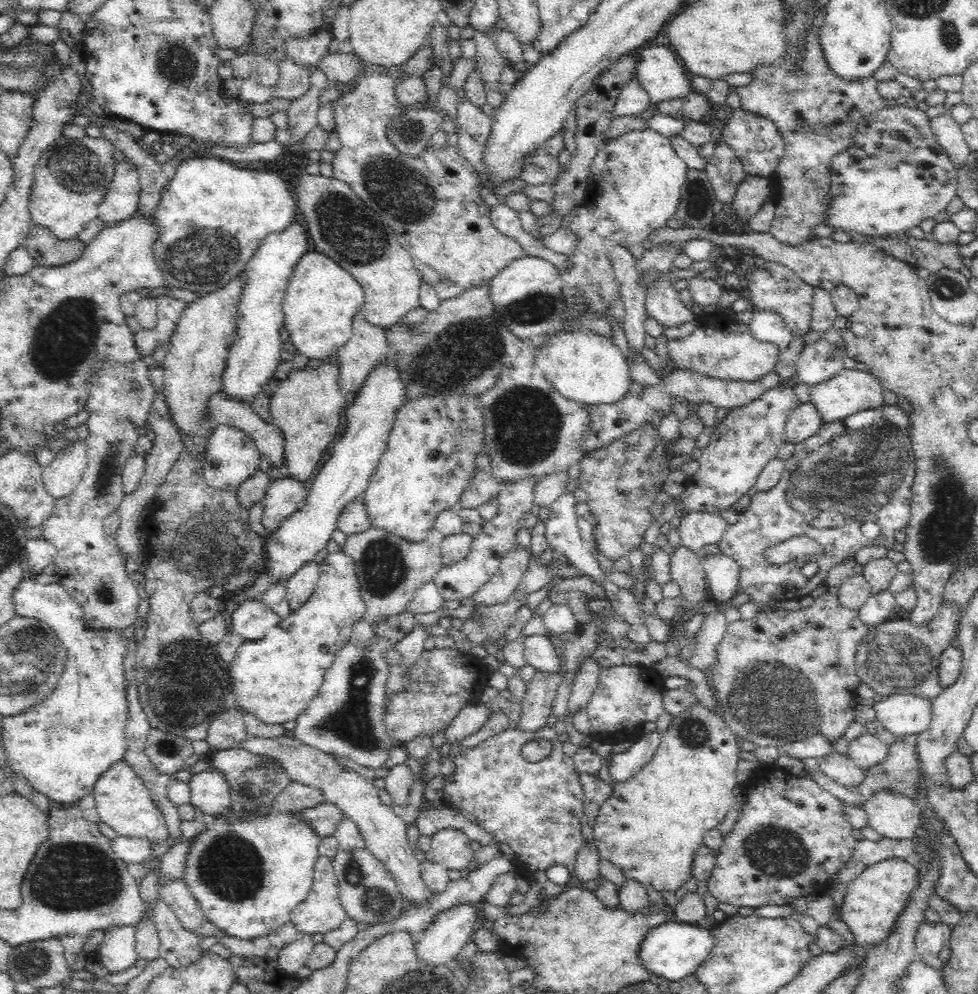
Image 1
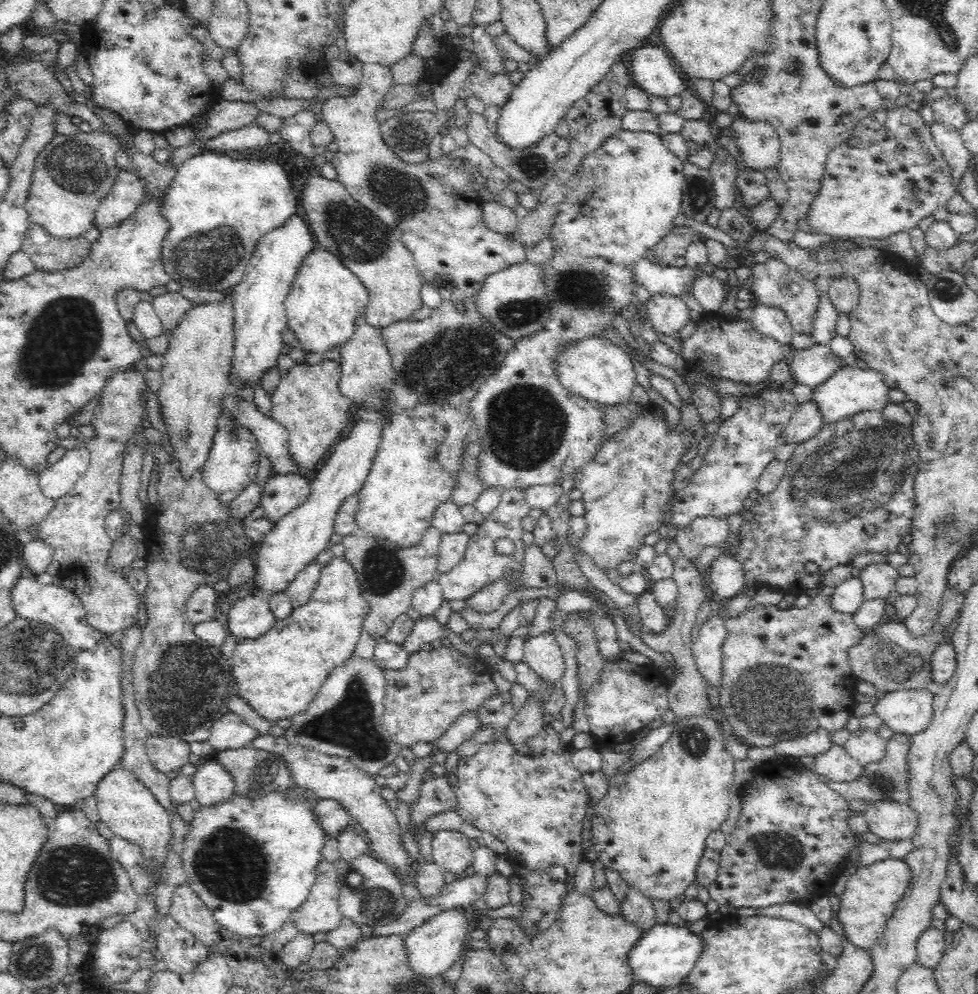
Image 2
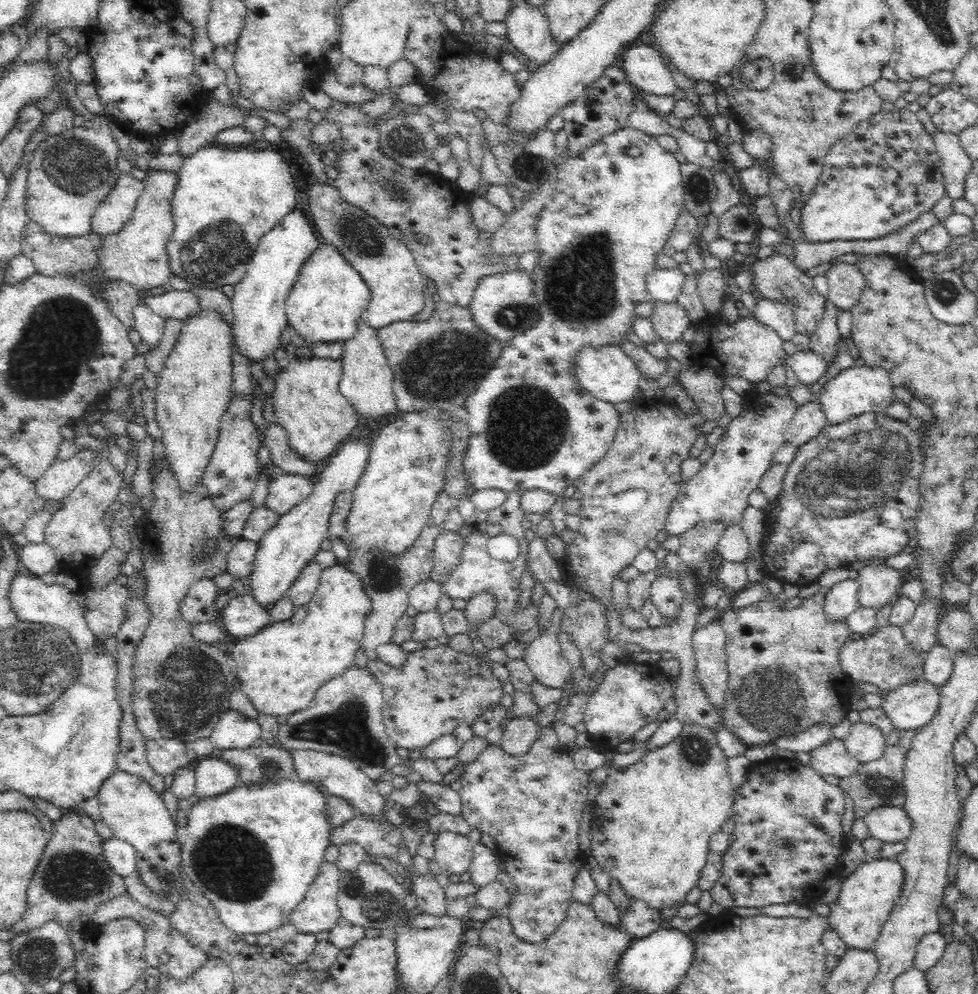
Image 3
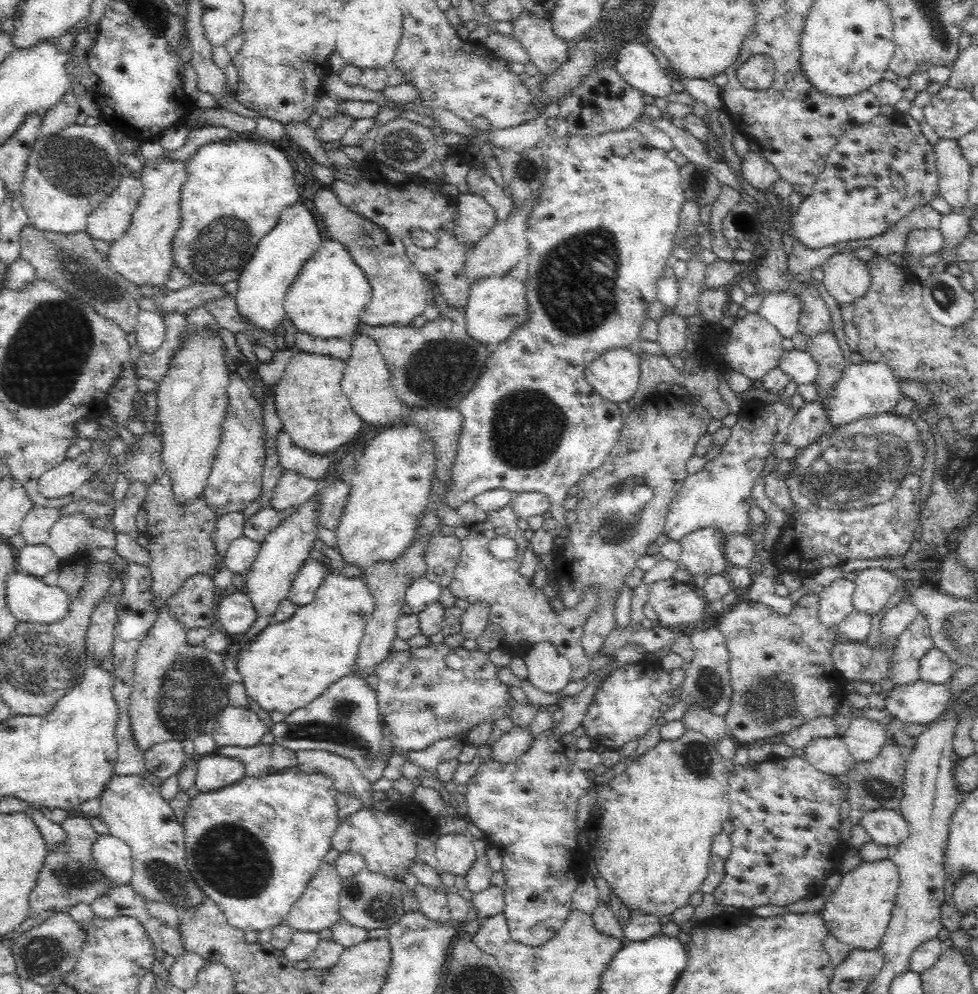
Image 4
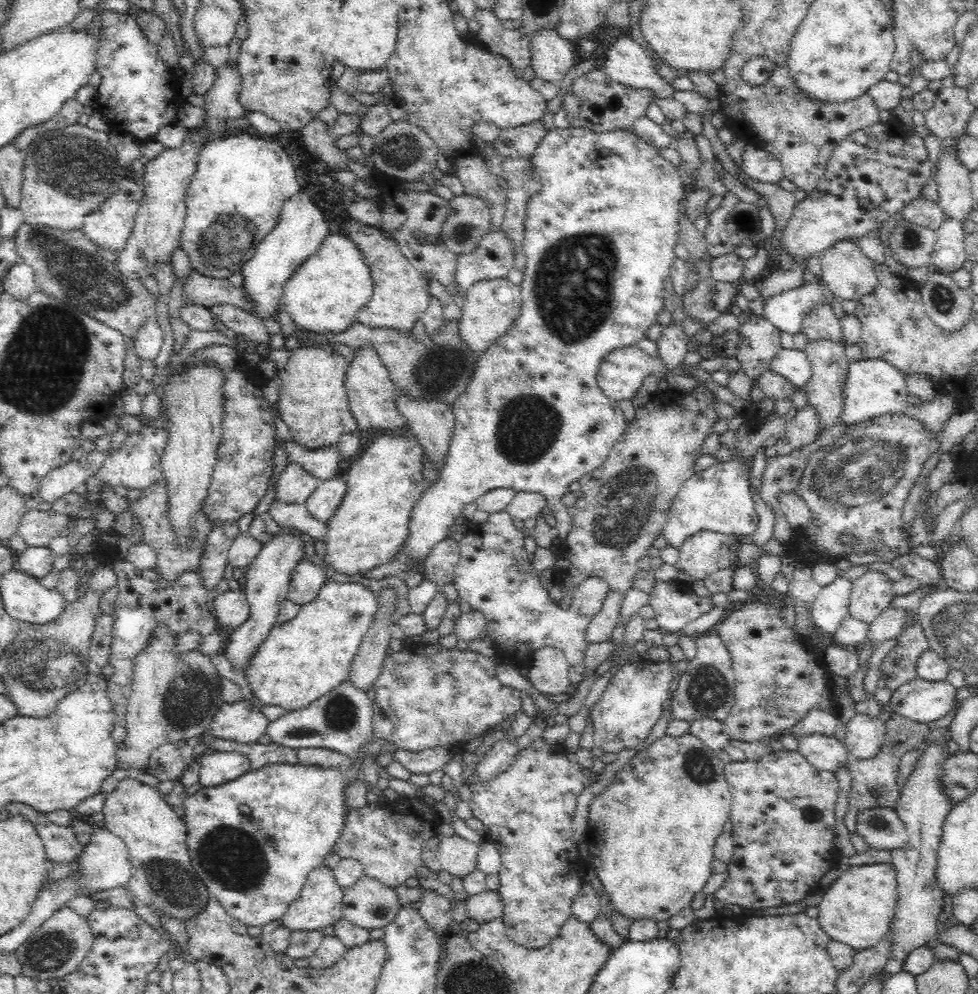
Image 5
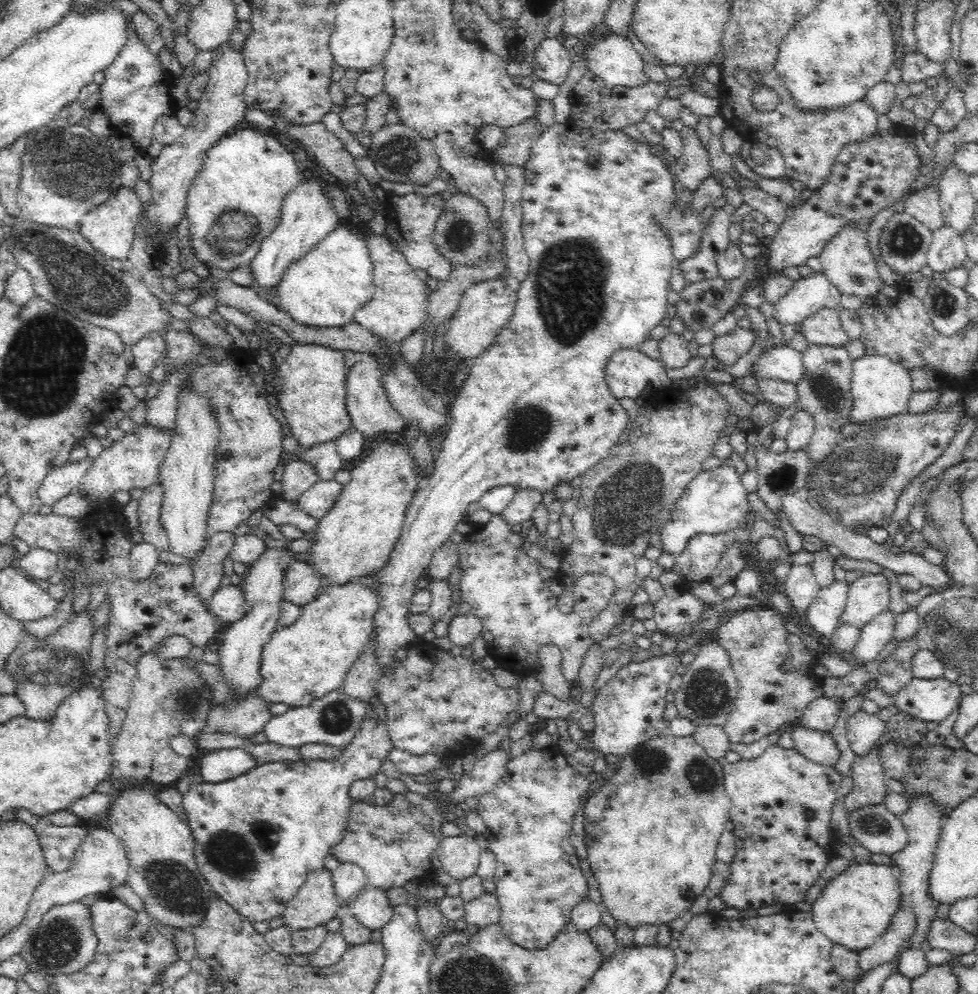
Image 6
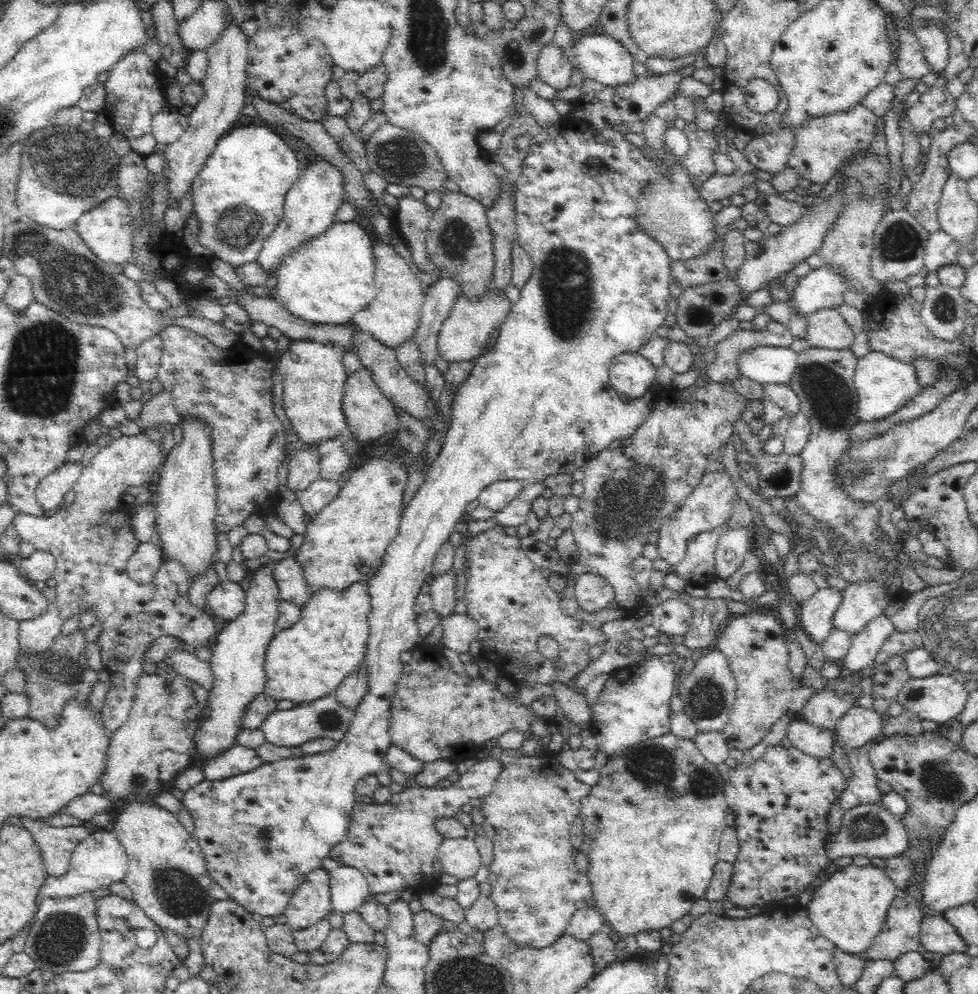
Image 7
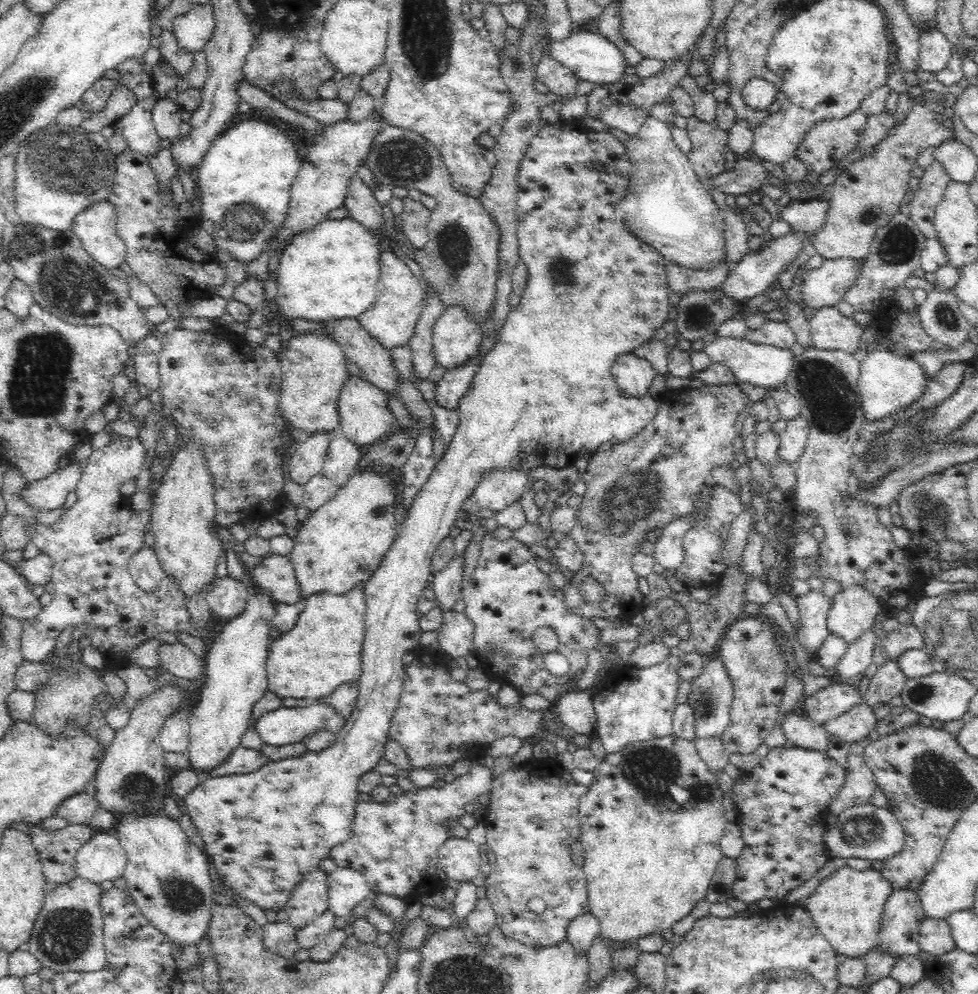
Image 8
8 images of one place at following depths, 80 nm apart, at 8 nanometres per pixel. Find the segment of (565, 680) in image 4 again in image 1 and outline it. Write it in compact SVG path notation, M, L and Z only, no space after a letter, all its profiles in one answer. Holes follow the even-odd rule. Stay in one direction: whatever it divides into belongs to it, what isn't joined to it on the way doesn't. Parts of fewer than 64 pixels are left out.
M545 635L527 636L523 639L524 657L538 672L558 672L558 655Z

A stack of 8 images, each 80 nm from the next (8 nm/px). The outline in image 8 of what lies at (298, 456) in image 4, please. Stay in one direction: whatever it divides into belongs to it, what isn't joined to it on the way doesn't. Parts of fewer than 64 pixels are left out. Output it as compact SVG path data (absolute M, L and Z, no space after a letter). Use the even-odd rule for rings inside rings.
M338 427L329 434L329 443L323 458L322 474L334 484L342 486L356 471L361 450Z

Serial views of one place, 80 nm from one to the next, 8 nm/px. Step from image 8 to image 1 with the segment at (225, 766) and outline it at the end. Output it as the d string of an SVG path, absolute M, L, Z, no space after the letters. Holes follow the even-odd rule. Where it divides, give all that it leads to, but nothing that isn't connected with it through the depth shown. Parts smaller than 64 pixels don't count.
M213 766L196 773L187 783L190 789L189 804L202 812L205 818L223 816L232 807L227 782Z

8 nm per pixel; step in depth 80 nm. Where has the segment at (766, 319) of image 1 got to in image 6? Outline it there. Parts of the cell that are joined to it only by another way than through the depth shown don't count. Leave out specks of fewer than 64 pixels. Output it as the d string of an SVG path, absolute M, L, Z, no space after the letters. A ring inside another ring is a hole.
M822 272L813 273L810 277L804 277L794 282L793 287L785 296L779 298L778 302L771 306L771 320L778 325L798 327L807 316L813 315L821 308L839 308L841 294L834 288Z

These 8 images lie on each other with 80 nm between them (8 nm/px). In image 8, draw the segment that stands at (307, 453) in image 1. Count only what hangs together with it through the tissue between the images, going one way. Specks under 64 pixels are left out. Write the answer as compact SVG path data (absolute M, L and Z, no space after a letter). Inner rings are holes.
M314 335L293 336L283 342L282 348L276 352L281 368L281 385L279 386L278 408L284 420L300 437L312 436L316 432L334 432L340 427L338 398L344 383L350 377L346 369L346 355L342 347L332 337L316 337Z

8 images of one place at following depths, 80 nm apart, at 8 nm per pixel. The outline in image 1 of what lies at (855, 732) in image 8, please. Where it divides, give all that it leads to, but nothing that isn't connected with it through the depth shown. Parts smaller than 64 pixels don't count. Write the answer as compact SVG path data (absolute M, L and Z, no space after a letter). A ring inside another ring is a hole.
M864 732L849 743L846 755L860 770L866 771L882 762L888 753L889 745L880 741L877 735Z

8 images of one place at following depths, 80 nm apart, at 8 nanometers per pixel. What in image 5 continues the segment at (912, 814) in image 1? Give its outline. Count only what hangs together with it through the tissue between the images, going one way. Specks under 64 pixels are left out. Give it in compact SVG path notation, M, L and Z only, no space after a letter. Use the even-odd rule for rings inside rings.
M872 808L862 812L856 820L856 832L870 847L892 850L908 841L904 821L894 809Z

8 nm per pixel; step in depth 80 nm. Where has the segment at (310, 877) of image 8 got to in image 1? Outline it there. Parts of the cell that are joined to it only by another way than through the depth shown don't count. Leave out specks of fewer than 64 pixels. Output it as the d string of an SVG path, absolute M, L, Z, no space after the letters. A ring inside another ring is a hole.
M318 855L313 872L313 885L306 898L291 912L291 923L300 933L324 934L338 928L349 916L339 897L339 882L330 858Z

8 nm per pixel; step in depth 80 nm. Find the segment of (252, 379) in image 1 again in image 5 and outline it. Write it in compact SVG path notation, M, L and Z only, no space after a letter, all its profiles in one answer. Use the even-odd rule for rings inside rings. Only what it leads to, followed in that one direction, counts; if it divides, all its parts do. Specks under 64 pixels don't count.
M300 192L282 205L278 224L261 240L255 255L242 265L244 282L240 289L250 304L249 312L262 322L278 320L282 294L286 282L292 278L294 272L312 256L320 244L330 235L330 222L326 213L322 211L306 192Z

